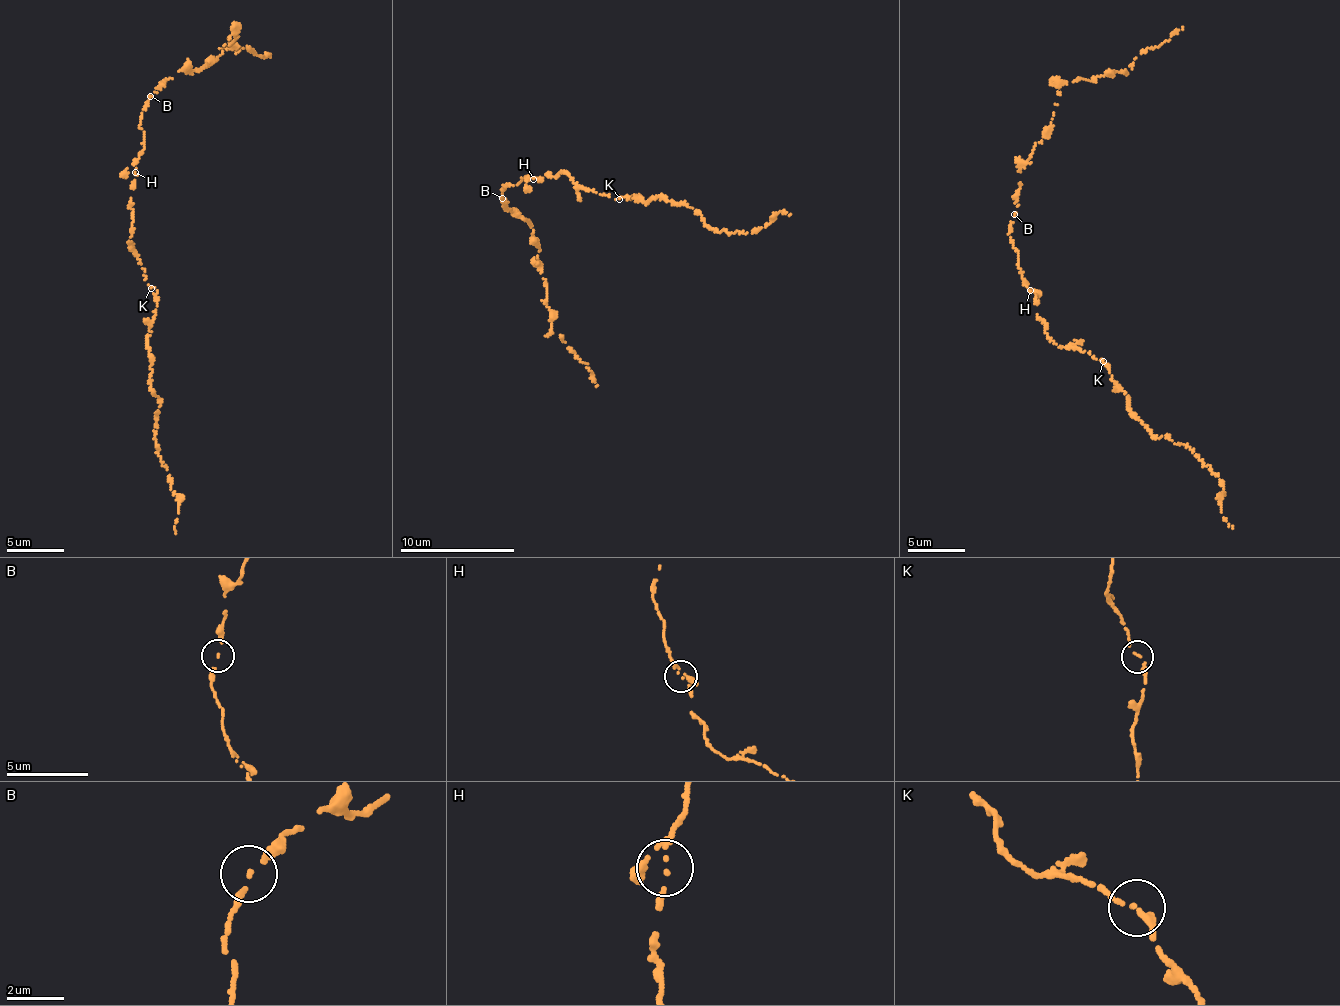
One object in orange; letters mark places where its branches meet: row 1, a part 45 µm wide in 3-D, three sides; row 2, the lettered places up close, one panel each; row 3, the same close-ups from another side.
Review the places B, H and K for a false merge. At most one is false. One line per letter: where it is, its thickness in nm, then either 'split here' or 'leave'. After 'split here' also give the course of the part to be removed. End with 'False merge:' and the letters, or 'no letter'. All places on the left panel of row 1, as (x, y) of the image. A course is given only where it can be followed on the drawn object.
B: at (150, 96); 110 nm thick; split here; foreign part runs (149, 96), (182, 68), (199, 72), (206, 67), (222, 54), (232, 34), (236, 36), (228, 49), (270, 55)
H: at (135, 172); 100 nm thick; leave
K: at (151, 288); 140 nm thick; leave
False merge: B

